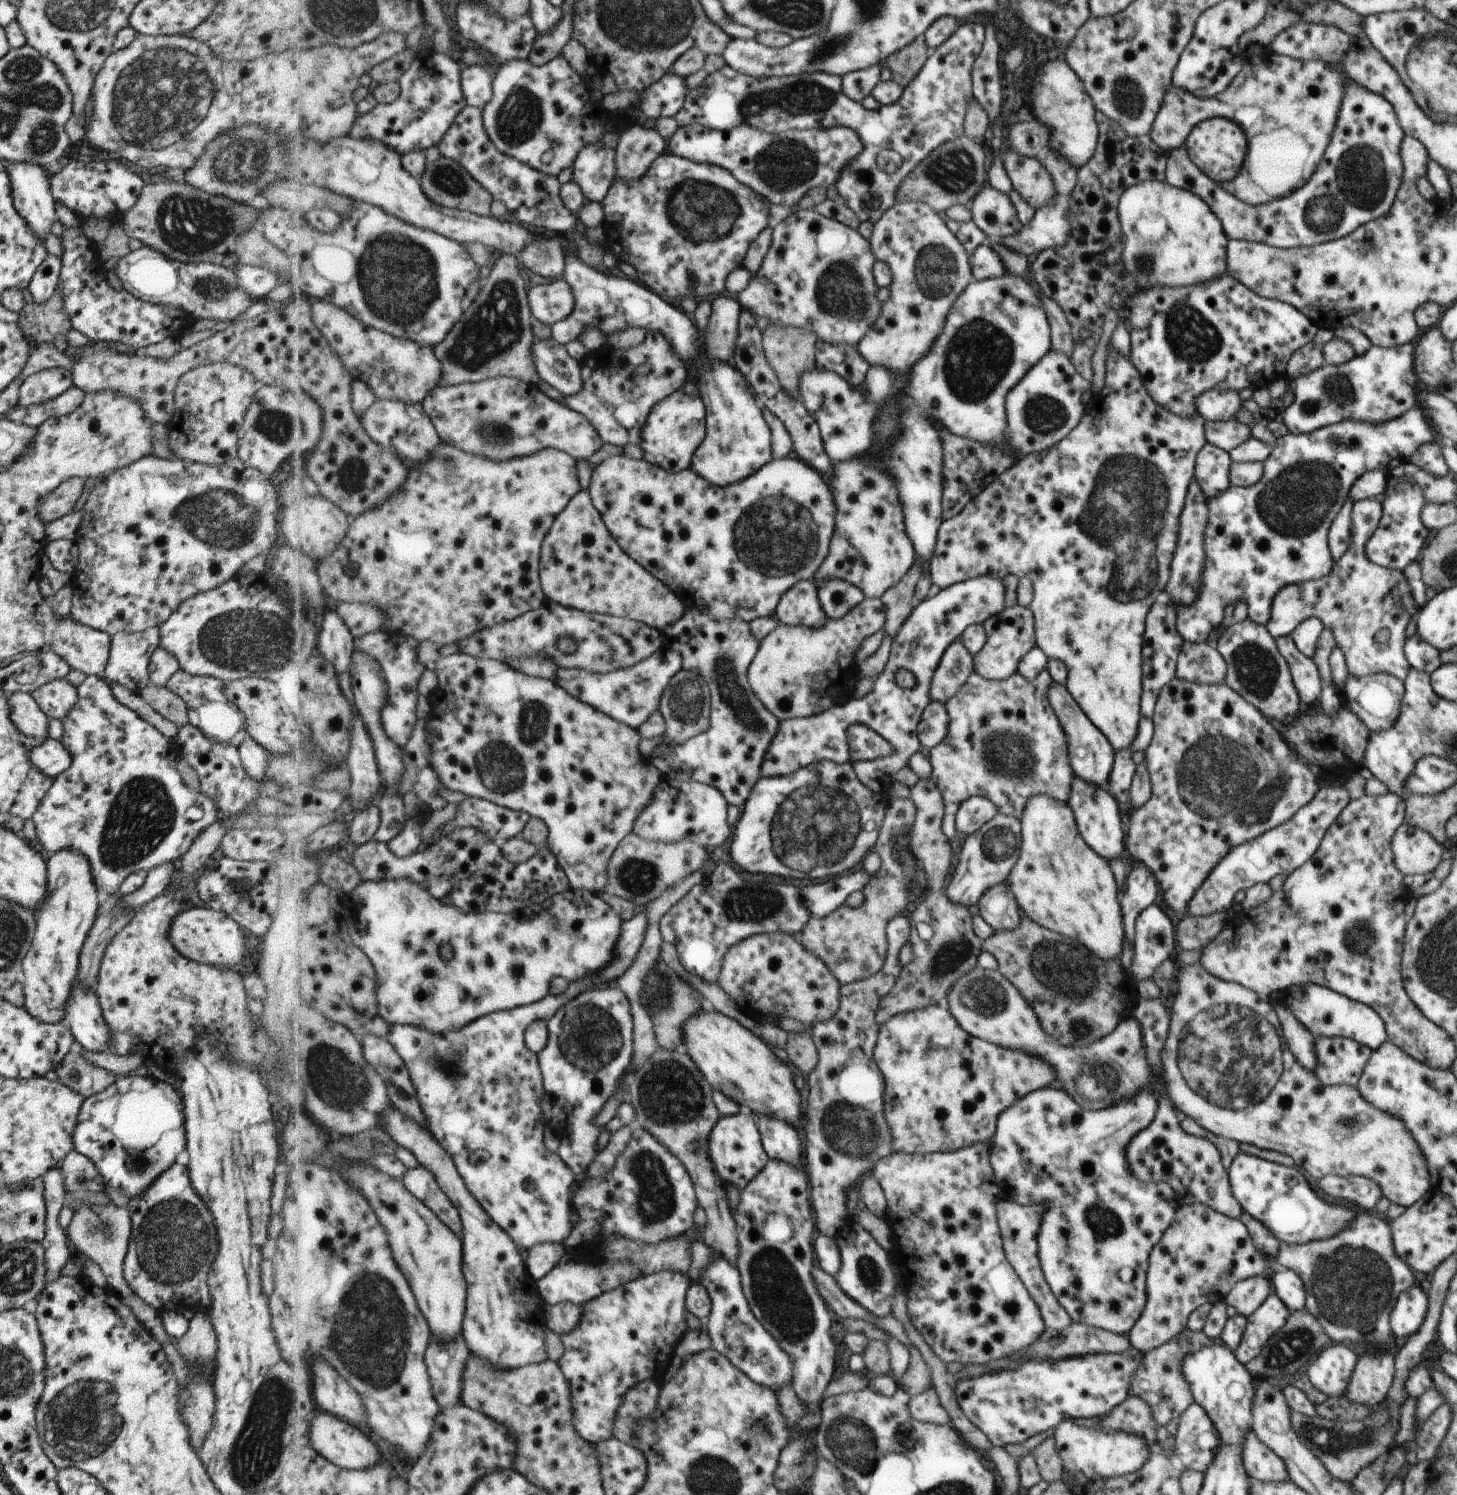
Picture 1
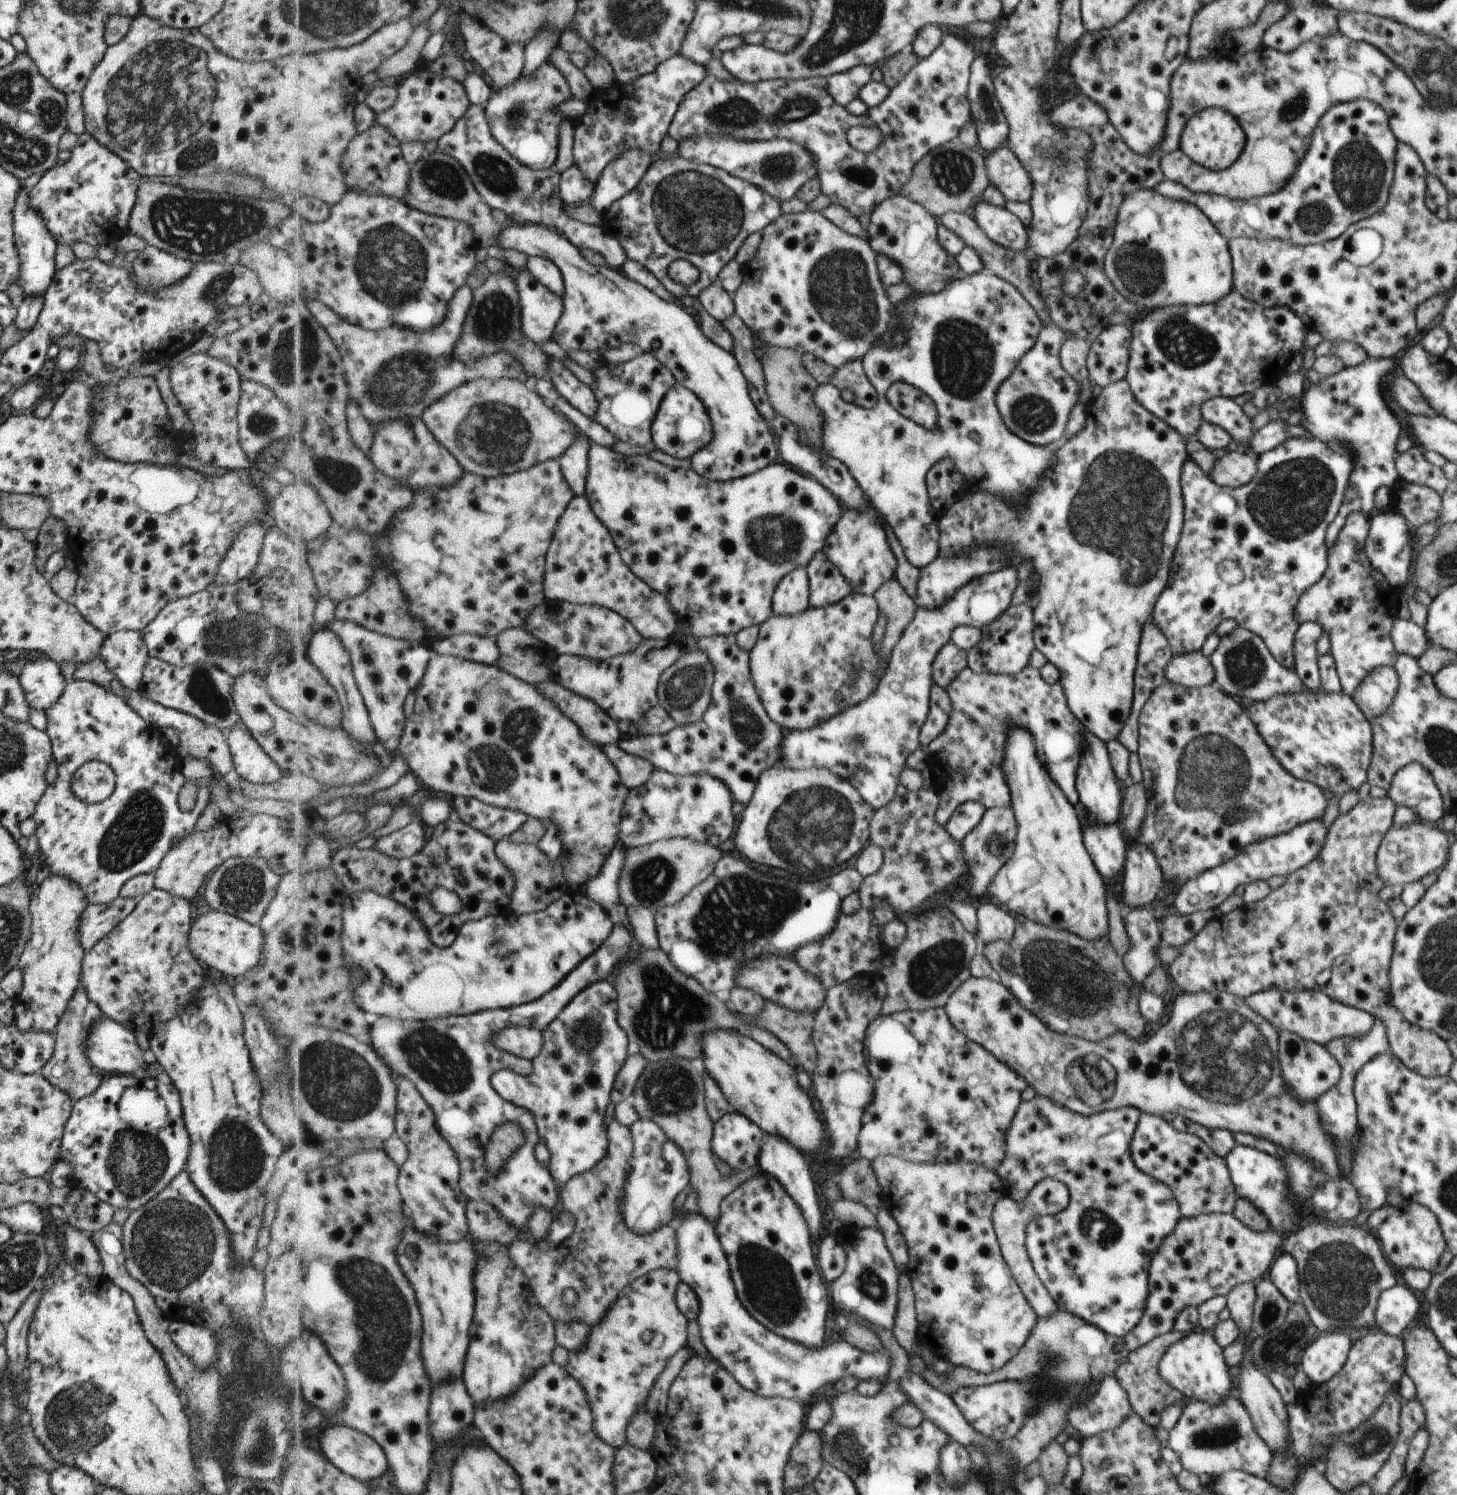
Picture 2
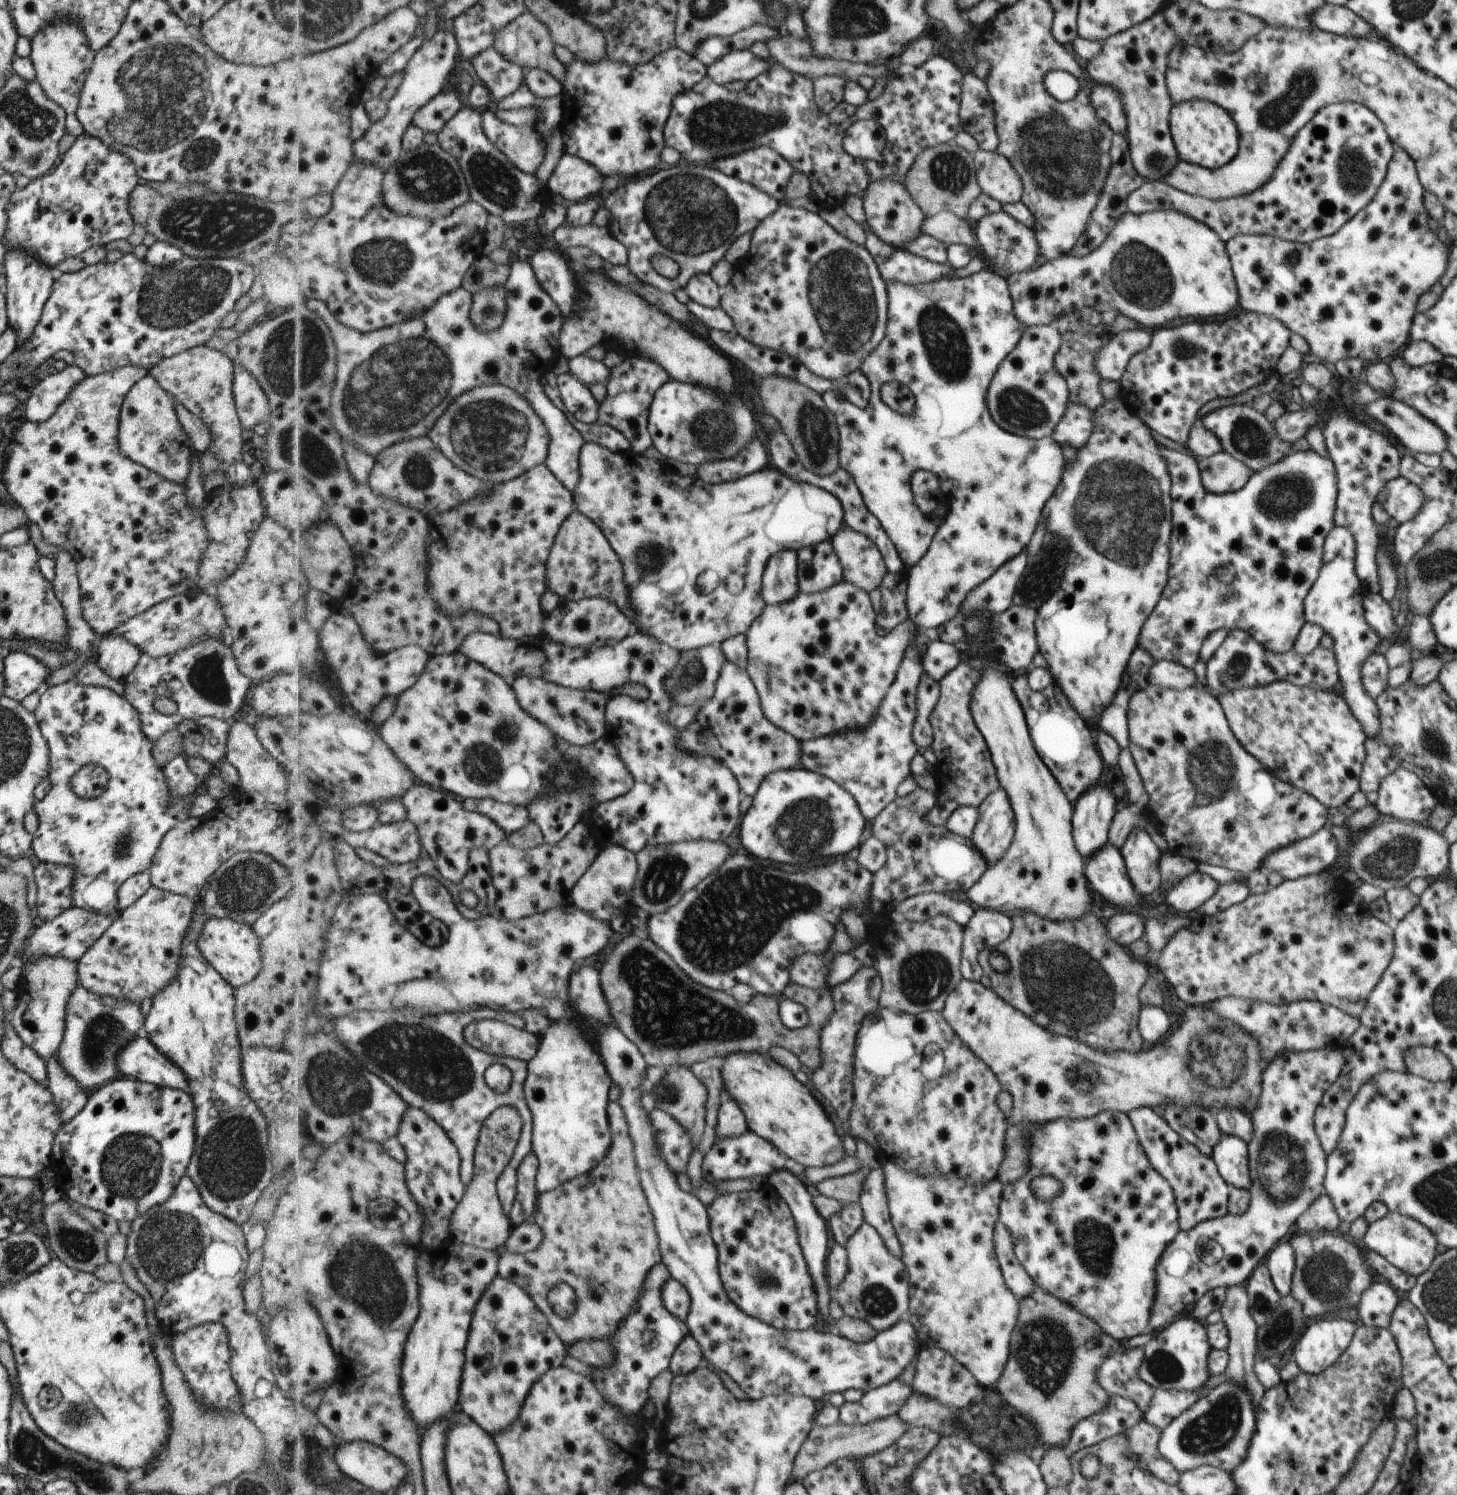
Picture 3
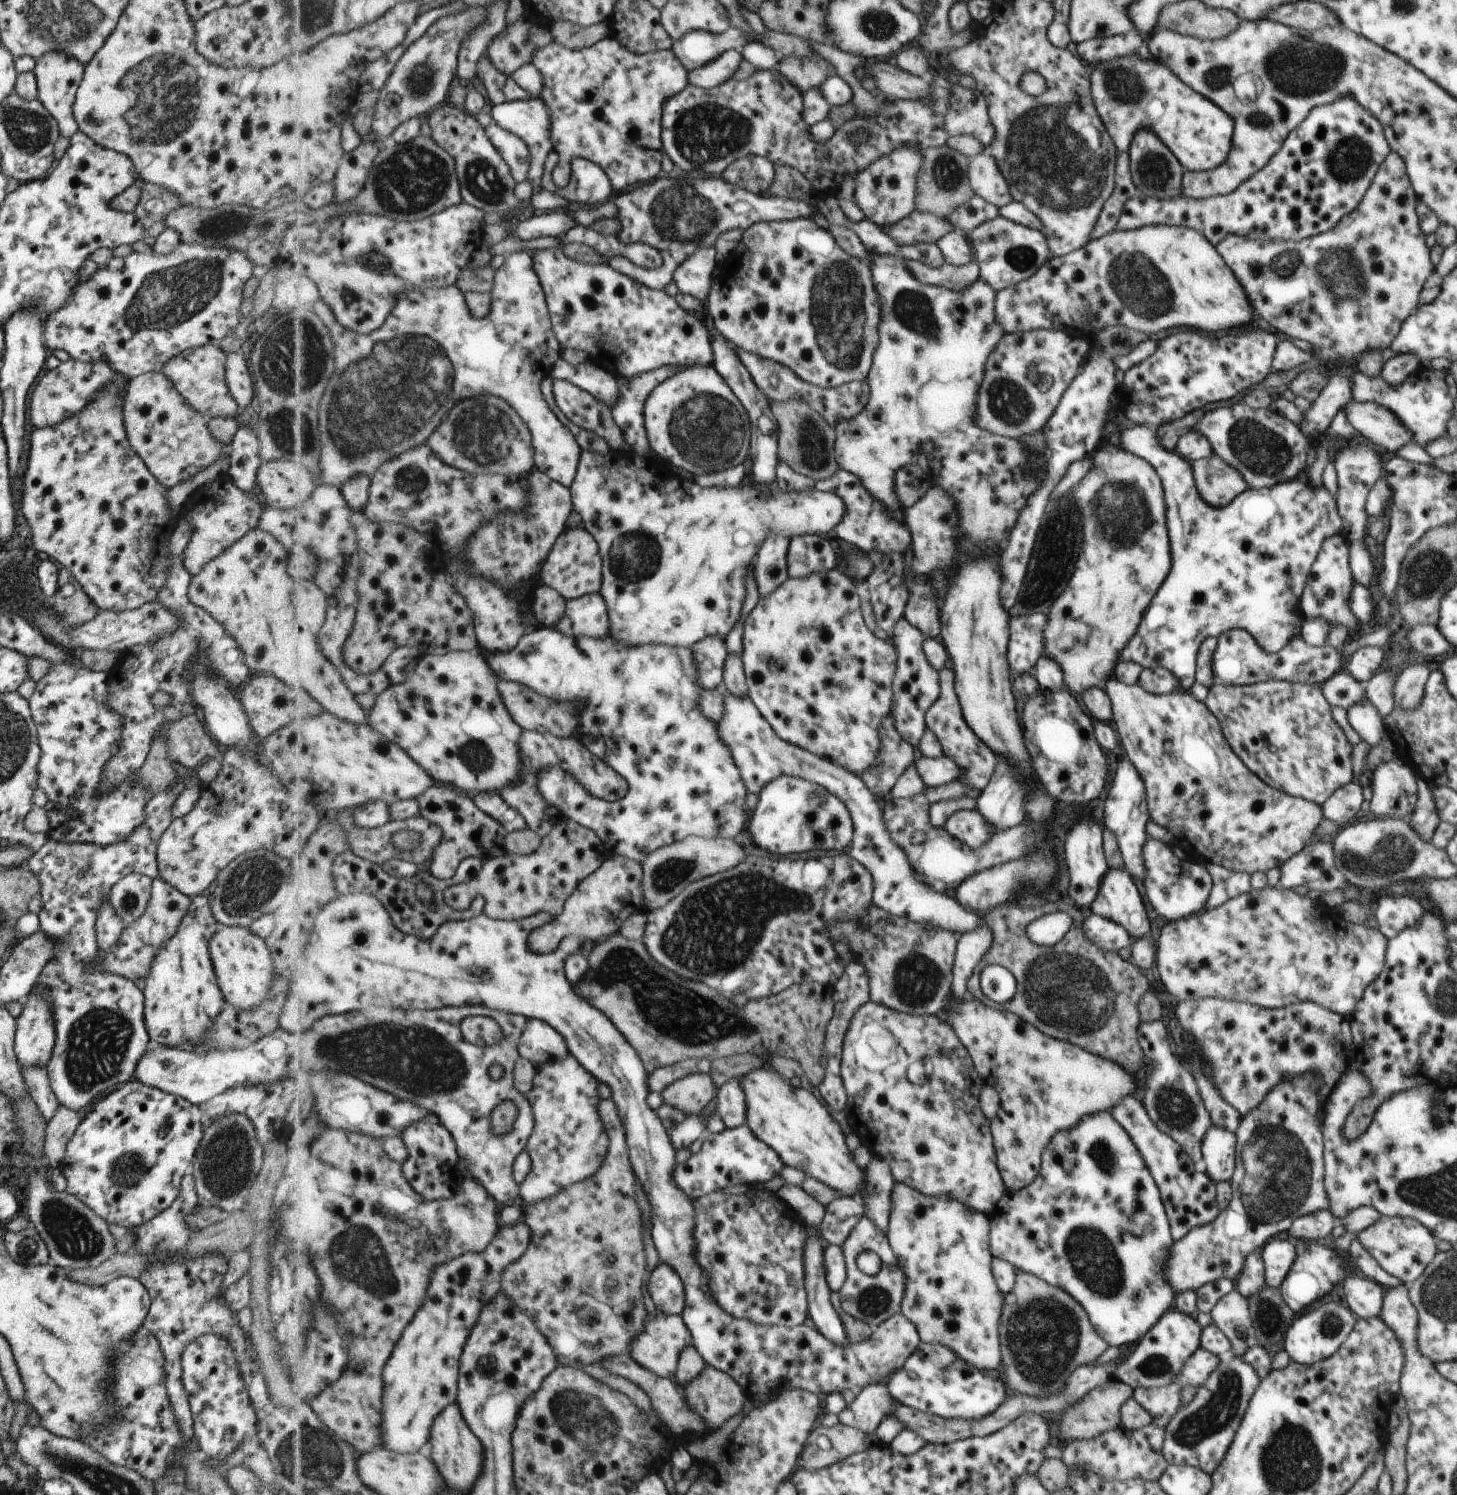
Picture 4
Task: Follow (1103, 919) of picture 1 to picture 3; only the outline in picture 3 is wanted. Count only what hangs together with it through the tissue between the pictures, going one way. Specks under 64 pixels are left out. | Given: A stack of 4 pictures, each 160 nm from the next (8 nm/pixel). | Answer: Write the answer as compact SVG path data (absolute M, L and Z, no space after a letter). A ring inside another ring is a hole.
M981 668L982 677L972 690L971 713L981 736L990 750L991 763L996 765L997 780L1007 793L1010 806L1016 813L1016 834L1003 858L987 866L987 870L966 890L967 900L975 908L999 911L1004 914L1030 912L1052 921L1076 921L1091 912L1091 894L1087 890L1087 874L1083 874L1083 857L1077 852L1071 832L1071 804L1063 789L1049 772L1043 758L1036 751L1023 720L1011 682L995 668Z

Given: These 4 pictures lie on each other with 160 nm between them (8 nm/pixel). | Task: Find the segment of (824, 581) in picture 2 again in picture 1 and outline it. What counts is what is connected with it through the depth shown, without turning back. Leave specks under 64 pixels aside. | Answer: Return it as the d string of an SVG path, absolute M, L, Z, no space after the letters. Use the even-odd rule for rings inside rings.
M833 579L819 586L820 601L829 619L841 620L865 599L866 594L854 584Z

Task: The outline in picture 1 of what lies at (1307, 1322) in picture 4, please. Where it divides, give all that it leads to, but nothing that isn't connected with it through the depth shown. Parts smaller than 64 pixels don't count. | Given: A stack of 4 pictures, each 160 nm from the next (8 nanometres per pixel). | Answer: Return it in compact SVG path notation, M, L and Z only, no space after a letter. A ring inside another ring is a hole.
M1333 1343L1304 1369L1309 1382L1327 1397L1343 1397L1353 1369L1356 1356L1341 1343Z

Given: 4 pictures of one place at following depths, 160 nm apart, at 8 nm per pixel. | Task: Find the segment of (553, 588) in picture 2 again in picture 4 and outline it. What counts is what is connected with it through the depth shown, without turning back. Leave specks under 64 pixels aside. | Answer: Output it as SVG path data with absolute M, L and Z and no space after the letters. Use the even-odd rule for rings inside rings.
M585 526L569 527L557 539L553 550L540 574L541 583L557 589L567 600L601 593L604 577L604 557L601 556L600 544L596 536Z

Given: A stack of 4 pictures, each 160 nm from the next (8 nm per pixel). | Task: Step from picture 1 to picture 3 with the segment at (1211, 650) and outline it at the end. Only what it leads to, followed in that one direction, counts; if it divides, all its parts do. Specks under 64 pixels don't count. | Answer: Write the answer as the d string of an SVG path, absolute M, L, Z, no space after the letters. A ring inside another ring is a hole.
M1158 660L1149 669L1144 684L1161 688L1183 690L1196 683L1193 669L1175 661Z

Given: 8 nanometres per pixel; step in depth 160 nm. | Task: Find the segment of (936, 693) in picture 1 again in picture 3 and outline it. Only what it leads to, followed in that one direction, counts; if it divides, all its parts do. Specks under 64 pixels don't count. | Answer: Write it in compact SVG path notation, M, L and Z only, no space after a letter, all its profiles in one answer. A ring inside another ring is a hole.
M941 638L927 646L923 664L926 674L938 683L959 664L959 652L953 644L945 643Z

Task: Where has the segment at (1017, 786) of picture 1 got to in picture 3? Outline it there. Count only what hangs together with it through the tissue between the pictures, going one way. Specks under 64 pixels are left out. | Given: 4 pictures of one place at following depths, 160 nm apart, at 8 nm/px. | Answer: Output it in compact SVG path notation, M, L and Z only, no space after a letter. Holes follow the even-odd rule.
M961 661L943 680L941 698L935 707L930 721L935 726L934 751L937 756L935 777L939 784L938 801L927 818L931 824L946 826L957 807L968 806L978 809L987 796L1000 786L997 780L996 765L991 763L990 750L981 736L975 721L972 720L971 696L973 687L982 677L982 672ZM1027 671L1014 674L1011 686L1016 699L1024 708L1032 743L1037 744L1036 751L1063 789L1065 796L1075 802L1085 790L1095 786L1093 782L1099 778L1103 768L1103 762L1091 738L1091 730L1085 726L1085 720L1075 710L1071 710L1072 705L1055 682L1042 691L1033 691L1028 687L1025 674Z

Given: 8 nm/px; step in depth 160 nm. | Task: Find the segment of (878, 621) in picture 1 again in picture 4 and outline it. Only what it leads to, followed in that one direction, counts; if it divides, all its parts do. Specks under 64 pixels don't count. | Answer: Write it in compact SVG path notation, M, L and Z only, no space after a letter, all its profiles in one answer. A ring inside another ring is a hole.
M833 568L830 571L817 573L803 579L790 578L782 584L773 594L760 597L757 608L746 618L744 622L744 649L742 657L746 670L748 695L760 708L762 715L772 724L775 732L786 741L796 744L805 750L811 751L821 758L829 759L835 764L844 766L849 772L859 774L876 767L880 763L881 728L885 718L892 712L894 700L894 678L898 665L898 650L894 643L893 636L887 640L878 638L873 631L867 628L862 611L862 596L858 592L859 583L856 583L845 572ZM771 662L777 662L777 672L773 670Z

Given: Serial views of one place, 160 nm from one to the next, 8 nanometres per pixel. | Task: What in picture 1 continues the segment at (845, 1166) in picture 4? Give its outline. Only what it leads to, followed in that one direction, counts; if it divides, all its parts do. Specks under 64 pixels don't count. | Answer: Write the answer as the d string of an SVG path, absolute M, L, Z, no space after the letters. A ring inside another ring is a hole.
M719 1011L704 1012L687 1020L683 1028L684 1045L701 1072L707 1077L715 1091L724 1092L736 1100L751 1114L775 1116L801 1128L798 1122L801 1116L801 1094L795 1082L795 1071L783 1054L757 1036L752 1030L742 1025L733 1017Z

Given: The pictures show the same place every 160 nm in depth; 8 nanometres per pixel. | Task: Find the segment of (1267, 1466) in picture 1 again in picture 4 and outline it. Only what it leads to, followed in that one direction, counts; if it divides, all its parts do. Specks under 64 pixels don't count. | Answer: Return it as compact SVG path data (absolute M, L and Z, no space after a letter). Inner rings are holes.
M1226 1356L1227 1362L1217 1365L1216 1370L1198 1386L1193 1399L1186 1406L1181 1405L1172 1422L1164 1426L1162 1455L1169 1465L1189 1465L1210 1475L1227 1452L1260 1380L1252 1366L1241 1357Z

